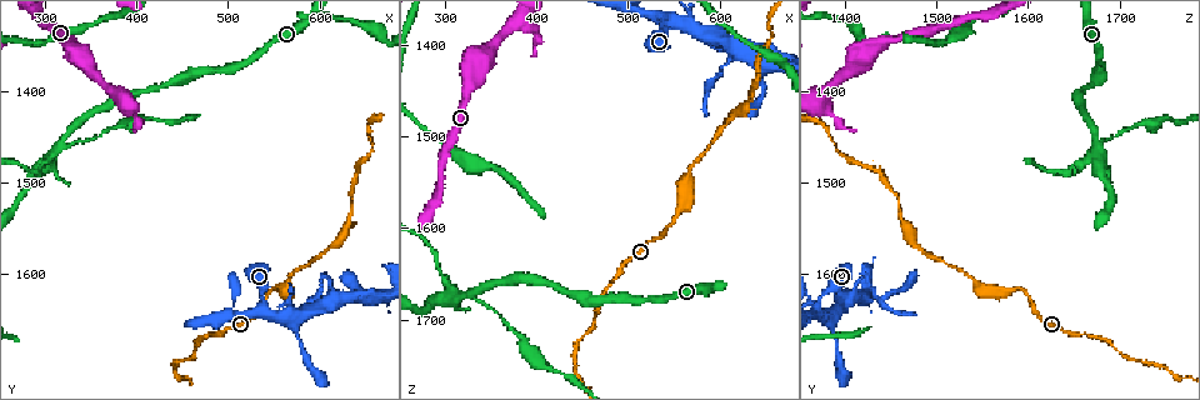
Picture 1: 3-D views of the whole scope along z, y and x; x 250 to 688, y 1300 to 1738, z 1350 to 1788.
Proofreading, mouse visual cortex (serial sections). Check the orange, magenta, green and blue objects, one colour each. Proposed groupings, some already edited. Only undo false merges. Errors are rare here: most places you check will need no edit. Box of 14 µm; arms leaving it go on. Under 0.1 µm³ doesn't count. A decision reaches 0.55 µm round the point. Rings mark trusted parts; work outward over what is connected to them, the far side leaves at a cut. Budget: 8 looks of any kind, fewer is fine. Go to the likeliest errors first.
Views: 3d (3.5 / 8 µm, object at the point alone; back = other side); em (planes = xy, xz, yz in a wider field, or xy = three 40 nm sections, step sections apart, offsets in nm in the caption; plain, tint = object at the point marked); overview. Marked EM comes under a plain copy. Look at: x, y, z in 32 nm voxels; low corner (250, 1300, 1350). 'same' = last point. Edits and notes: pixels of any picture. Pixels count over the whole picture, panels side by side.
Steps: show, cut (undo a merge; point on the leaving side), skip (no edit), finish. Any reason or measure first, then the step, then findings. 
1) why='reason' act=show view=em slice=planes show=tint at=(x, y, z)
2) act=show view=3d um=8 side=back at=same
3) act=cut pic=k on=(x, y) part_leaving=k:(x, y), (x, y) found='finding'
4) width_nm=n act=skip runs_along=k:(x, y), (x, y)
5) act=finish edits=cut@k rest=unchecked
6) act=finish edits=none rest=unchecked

why='three arms meet' act=show view=3d um=3.5 at=(320, 1455, 1675)

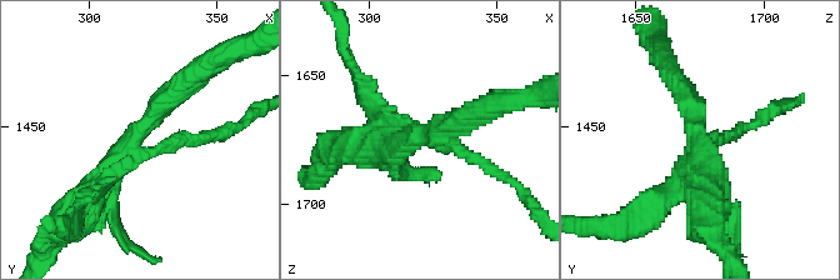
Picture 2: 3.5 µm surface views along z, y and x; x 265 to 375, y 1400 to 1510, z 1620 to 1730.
arms=3 arm_widths_nm=150,300,400 act=show view=em slice=planes show=tint at=(316, 1456, 1674)

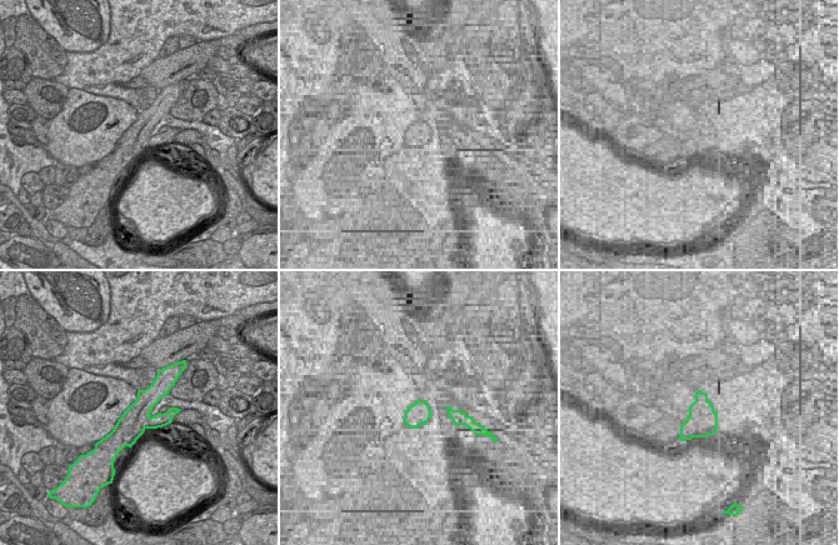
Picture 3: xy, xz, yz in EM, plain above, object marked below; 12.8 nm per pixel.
why='another direction' act=show view=em slice=xy step=5 show=tint at=same

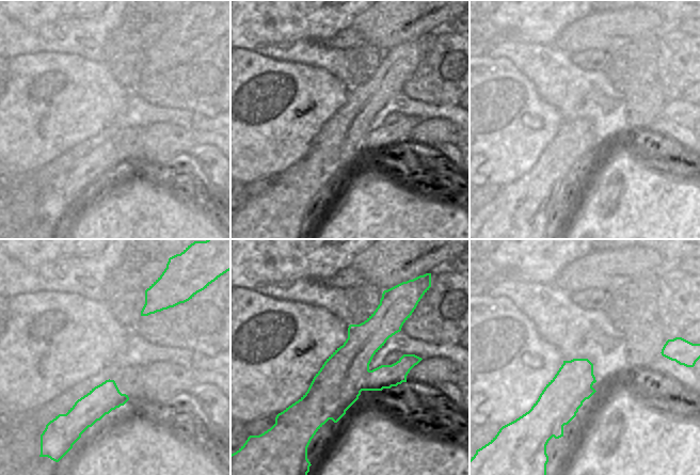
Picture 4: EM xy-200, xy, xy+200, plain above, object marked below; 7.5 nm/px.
act=cut pic=2 on=(644, 216) part_leaving=2:(139, 151), (243, 125) found='two cells meet here'

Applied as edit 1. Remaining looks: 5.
act=show view=overview

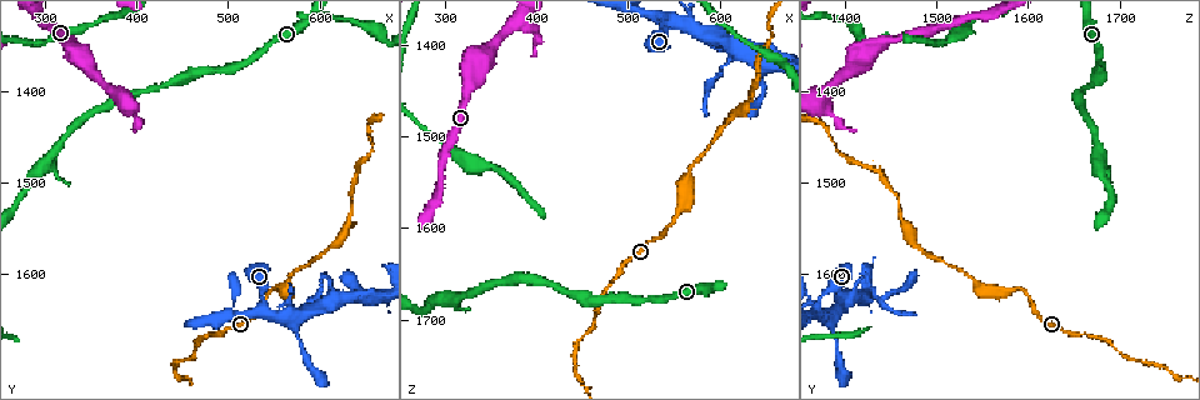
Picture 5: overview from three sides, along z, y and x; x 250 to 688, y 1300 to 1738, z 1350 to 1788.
why='thin arm on a thick one' act=show view=3d um=8 at=(575, 1655, 1385)

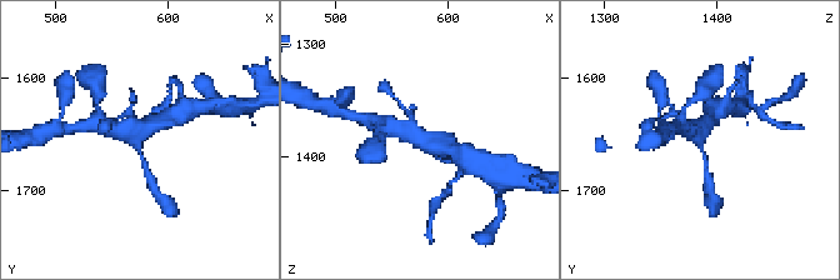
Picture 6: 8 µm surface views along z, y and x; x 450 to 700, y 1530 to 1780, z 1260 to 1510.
why='zoom in' act=show view=3d um=3.5 at=(572, 1654, 1386)

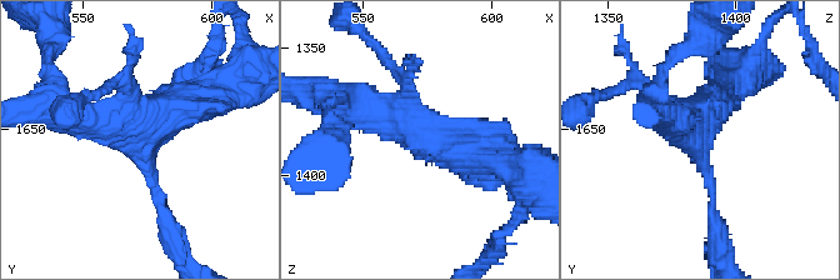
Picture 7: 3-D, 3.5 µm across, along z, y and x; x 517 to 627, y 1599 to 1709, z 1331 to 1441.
arms=4 arm_widths_nm=150,200,450,500 why='need the tissue' act=show view=em slice=xy step=2 show=tint at=(573, 1657, 1385)

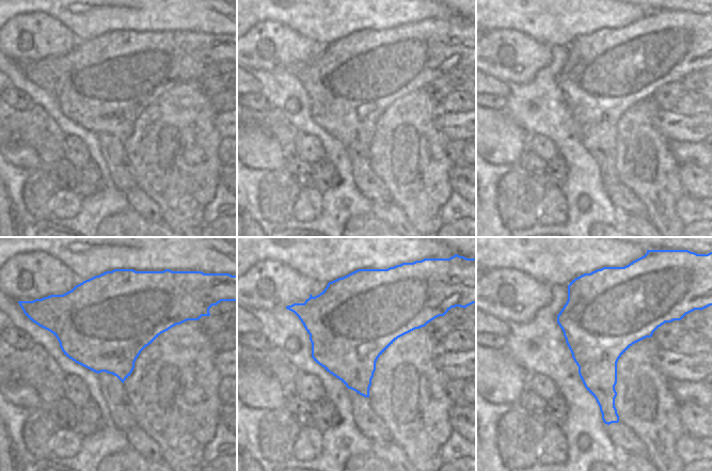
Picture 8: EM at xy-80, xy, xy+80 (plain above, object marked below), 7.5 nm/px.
act=skip runs_along=7:(346, 100), (458, 151), (491, 158) found='continuous, no second cell'

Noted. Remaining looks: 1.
act=finish edits=cut@2 rest=unchecked

